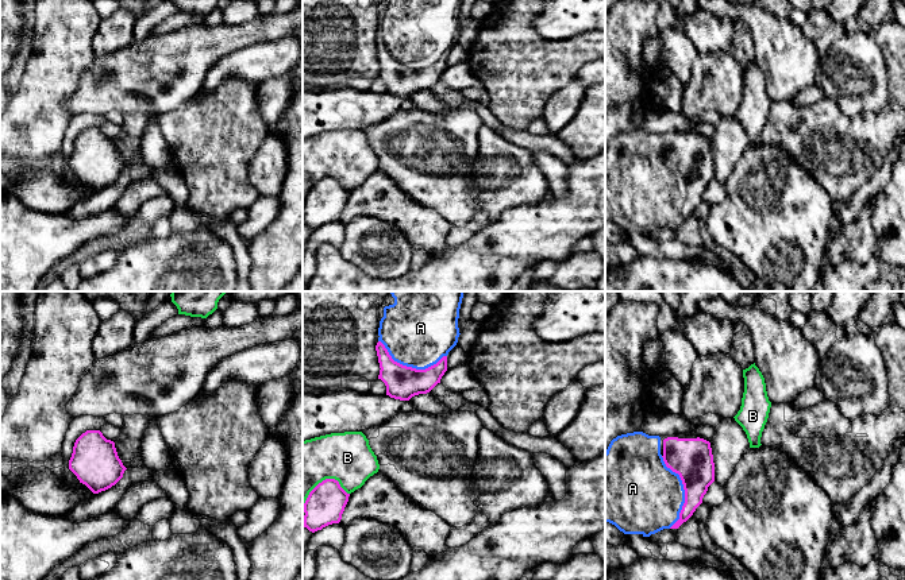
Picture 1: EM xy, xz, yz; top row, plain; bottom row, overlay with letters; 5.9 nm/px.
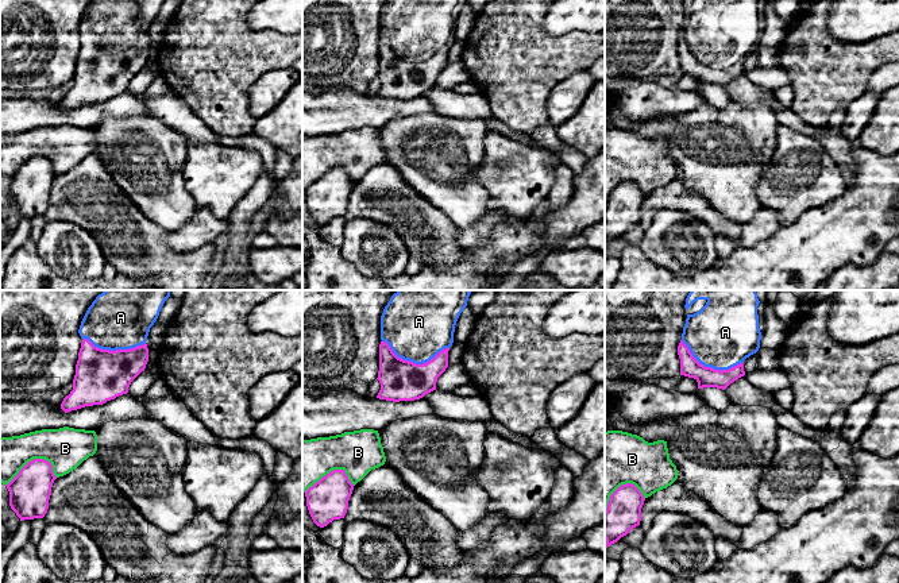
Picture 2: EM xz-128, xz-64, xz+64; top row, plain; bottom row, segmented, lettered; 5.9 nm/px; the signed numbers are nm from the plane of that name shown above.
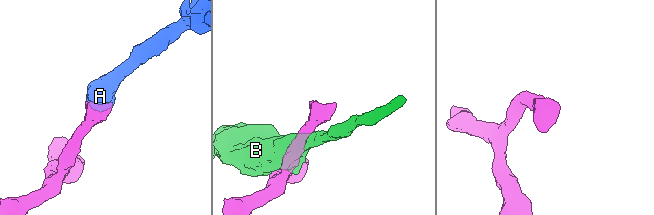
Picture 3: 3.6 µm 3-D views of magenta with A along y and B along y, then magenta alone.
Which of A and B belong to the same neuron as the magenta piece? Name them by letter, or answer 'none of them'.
A

